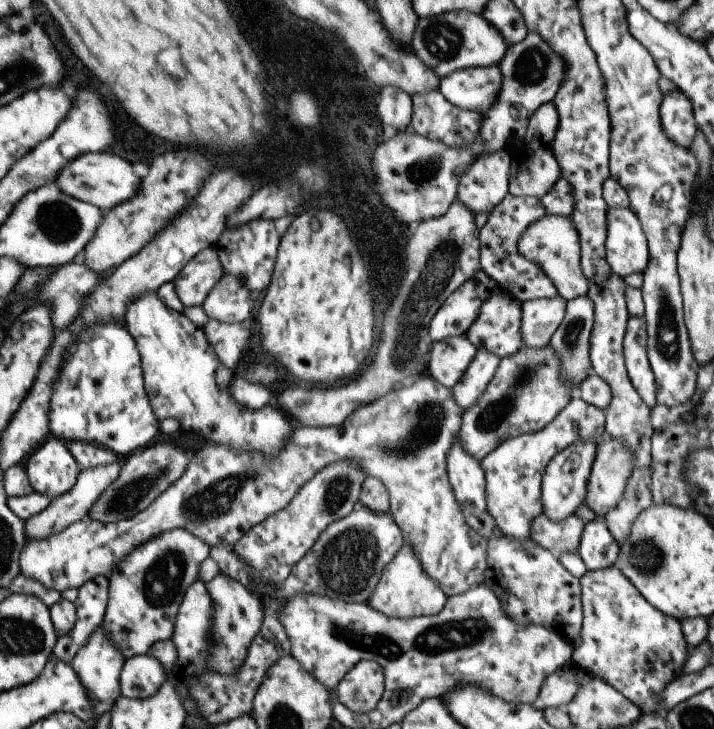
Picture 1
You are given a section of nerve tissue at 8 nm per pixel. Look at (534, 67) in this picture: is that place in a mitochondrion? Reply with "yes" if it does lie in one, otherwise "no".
yes

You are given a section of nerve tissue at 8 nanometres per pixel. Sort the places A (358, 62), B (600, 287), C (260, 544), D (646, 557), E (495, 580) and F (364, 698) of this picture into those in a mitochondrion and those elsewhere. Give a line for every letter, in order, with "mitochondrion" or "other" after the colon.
A: other
B: other
C: other
D: mitochondrion
E: other
F: other

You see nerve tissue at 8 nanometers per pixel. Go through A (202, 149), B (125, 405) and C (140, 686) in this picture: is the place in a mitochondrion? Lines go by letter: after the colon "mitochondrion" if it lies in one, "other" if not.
A: other
B: other
C: mitochondrion

